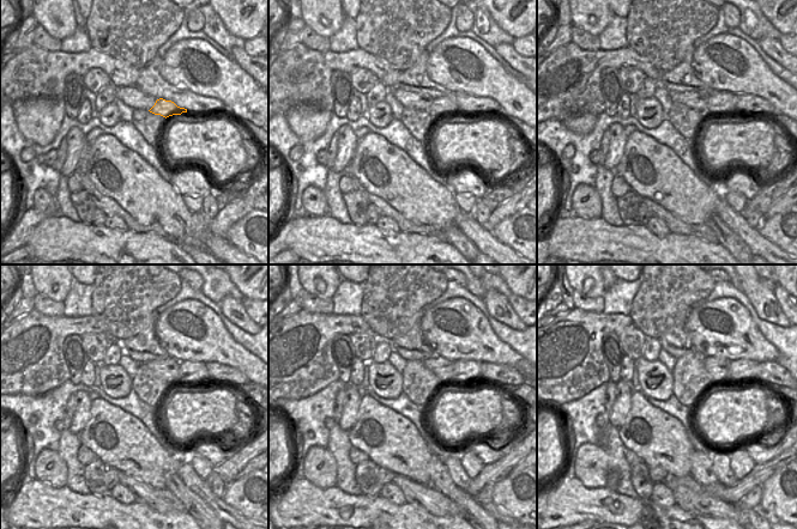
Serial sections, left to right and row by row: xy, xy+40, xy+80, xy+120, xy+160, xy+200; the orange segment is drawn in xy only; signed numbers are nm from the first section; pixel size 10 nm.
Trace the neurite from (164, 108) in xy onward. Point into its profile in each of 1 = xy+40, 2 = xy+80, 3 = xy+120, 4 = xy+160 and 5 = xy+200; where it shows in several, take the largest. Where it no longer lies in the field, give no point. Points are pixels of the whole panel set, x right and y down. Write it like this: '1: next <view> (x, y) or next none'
1: next xy+40 (444, 105)
2: next xy+80 (722, 103)
3: next xy+120 (189, 372)
4: next xy+160 (464, 370)
5: next xy+200 (738, 370)

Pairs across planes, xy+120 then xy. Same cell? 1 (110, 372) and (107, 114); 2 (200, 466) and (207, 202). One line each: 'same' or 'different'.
1: same
2: different

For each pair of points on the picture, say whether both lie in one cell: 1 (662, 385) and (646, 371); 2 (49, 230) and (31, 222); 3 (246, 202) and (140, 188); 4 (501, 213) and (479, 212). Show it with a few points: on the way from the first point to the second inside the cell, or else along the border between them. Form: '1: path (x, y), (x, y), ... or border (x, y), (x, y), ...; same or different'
1: path (657, 387), (647, 376); same
2: border (47, 216), (34, 229), (25, 244); different
3: path (219, 224), (180, 223), (167, 211); same
4: border (490, 212), (489, 220), (483, 226); different

